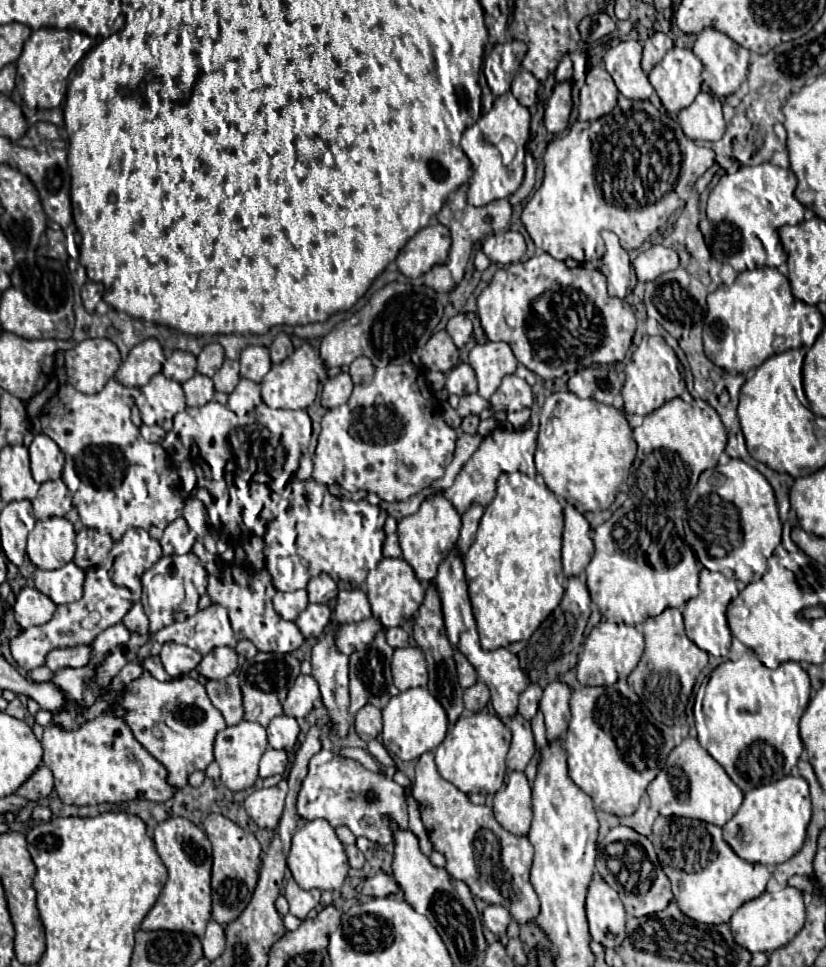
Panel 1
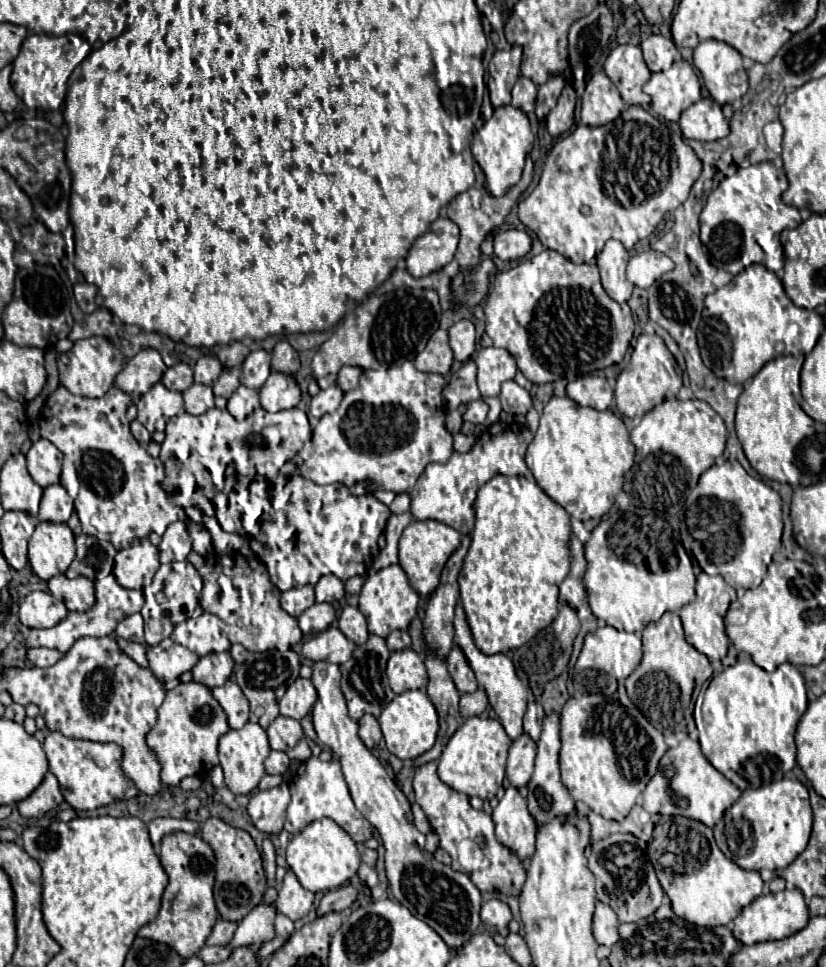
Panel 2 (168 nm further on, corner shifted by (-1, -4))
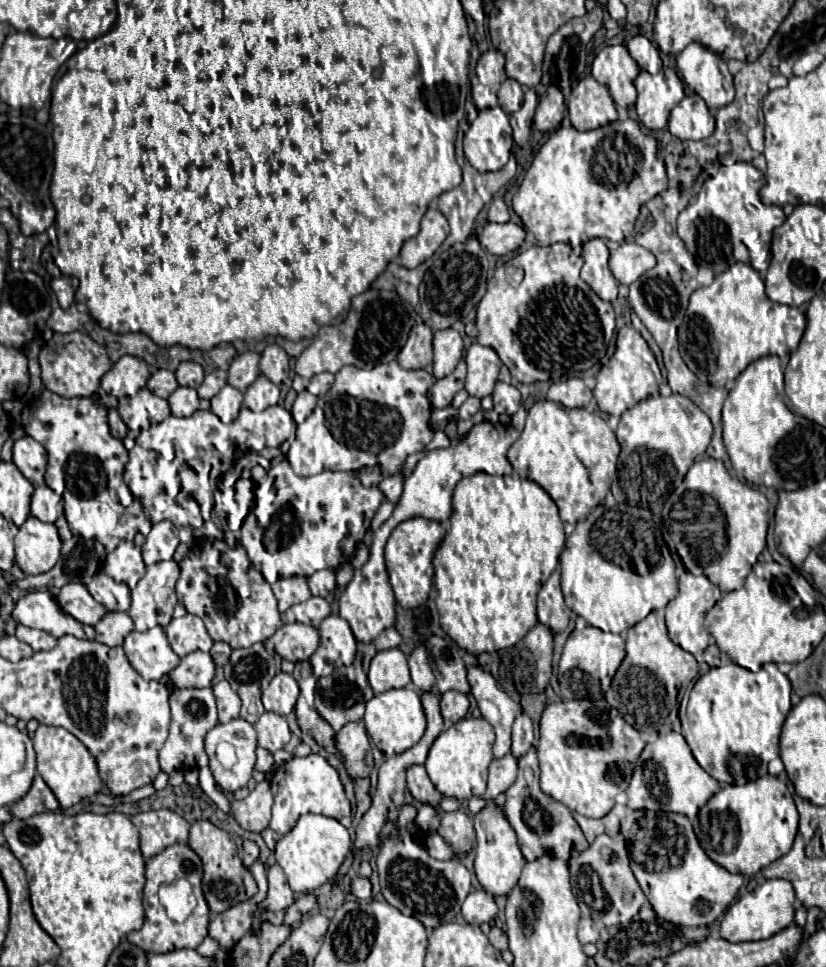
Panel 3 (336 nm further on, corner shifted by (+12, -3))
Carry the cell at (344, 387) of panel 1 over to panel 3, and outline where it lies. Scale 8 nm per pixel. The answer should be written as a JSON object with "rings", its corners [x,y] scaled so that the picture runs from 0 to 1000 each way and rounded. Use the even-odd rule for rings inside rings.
{"rings":[[[363,405],[361,410],[358,410],[358,414],[356,414],[356,420],[354,420],[354,430],[356,430],[356,434],[363,438],[363,436],[368,436],[373,430],[375,430],[375,426],[383,422],[383,416],[385,416],[385,412],[383,410],[375,410],[375,405]]]}

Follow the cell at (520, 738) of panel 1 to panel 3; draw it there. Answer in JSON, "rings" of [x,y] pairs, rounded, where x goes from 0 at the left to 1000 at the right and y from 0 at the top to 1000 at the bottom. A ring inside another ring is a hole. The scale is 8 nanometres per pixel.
{"rings":[[[620,780],[596,786],[593,800],[591,800],[591,817],[588,817],[586,825],[596,827],[603,821],[613,819],[622,811],[625,800],[627,800],[627,786]]]}

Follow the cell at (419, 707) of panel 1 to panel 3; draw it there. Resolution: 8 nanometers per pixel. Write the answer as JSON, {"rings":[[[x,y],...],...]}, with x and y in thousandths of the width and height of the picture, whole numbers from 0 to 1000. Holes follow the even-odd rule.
{"rings":[[[482,711],[482,714],[470,714],[465,718],[453,720],[443,728],[443,738],[438,743],[446,761],[450,767],[462,776],[467,782],[487,780],[494,774],[499,774],[513,759],[516,755],[516,745],[508,728],[508,718],[501,711]]]}

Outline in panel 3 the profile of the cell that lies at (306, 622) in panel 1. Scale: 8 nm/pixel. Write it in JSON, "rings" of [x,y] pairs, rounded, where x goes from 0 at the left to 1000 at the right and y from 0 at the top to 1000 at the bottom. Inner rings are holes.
{"rings":[[[378,616],[373,618],[370,623],[363,623],[363,625],[356,625],[354,629],[349,629],[344,633],[344,641],[356,645],[356,643],[363,643],[363,645],[375,645],[380,649],[385,649],[385,645],[400,635],[400,625],[392,620],[392,618],[385,618],[385,616]]]}

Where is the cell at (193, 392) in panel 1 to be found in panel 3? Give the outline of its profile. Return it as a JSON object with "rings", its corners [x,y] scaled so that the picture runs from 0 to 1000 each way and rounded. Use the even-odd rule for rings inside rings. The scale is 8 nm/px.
{"rings":[[[213,401],[208,405],[208,410],[203,412],[206,416],[206,422],[208,422],[208,428],[211,430],[230,430],[240,424],[240,418],[242,418],[242,412],[237,407],[235,401]]]}

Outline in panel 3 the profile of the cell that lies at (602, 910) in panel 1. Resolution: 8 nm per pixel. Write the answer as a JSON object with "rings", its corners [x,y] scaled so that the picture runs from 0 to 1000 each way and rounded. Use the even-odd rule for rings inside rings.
{"rings":[[[705,949],[702,951],[702,958],[700,958],[700,970],[702,970],[702,974],[705,976],[709,976],[709,974],[722,974],[724,972],[724,960],[719,958],[719,951],[714,951],[714,949]]]}

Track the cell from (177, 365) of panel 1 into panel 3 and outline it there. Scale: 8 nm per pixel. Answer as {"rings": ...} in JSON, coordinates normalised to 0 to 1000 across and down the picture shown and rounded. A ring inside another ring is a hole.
{"rings":[[[189,383],[182,389],[182,393],[179,393],[179,401],[194,412],[203,412],[215,401],[215,395],[213,395],[211,385],[206,385],[206,383]]]}

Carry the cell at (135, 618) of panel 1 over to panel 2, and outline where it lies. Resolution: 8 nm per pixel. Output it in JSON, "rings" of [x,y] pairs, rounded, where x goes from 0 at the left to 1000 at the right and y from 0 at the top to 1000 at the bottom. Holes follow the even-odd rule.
{"rings":[[[161,634],[161,636],[151,638],[142,646],[139,657],[142,659],[149,659],[154,663],[163,663],[163,665],[176,667],[176,661],[173,661],[173,638],[171,638],[171,634]]]}

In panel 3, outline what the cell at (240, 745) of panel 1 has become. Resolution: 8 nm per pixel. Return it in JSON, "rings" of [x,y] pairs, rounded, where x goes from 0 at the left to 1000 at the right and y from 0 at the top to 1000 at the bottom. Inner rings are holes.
{"rings":[[[286,743],[274,749],[262,749],[252,759],[249,759],[249,780],[254,784],[254,796],[257,802],[269,819],[283,819],[293,813],[300,811],[305,805],[308,788],[310,788],[310,755],[303,747]]]}

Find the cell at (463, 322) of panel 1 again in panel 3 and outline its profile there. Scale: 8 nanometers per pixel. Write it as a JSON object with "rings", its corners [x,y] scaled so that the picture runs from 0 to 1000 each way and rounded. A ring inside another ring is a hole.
{"rings":[[[550,339],[525,343],[525,389],[528,391],[542,389],[559,370],[559,364],[562,364],[559,347]]]}

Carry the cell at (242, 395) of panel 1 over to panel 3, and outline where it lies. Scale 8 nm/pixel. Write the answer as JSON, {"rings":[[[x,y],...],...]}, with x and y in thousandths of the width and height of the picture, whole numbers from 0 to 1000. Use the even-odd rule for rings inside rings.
{"rings":[[[271,399],[259,412],[257,412],[257,426],[271,436],[281,436],[293,422],[293,405],[288,405],[281,399]]]}

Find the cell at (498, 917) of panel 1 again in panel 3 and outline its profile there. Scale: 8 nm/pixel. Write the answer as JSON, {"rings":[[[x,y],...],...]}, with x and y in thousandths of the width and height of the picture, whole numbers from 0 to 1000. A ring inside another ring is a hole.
{"rings":[[[574,920],[567,925],[567,929],[559,935],[559,947],[567,956],[584,958],[586,953],[593,953],[603,945],[603,937],[598,933],[598,927],[588,920]]]}

